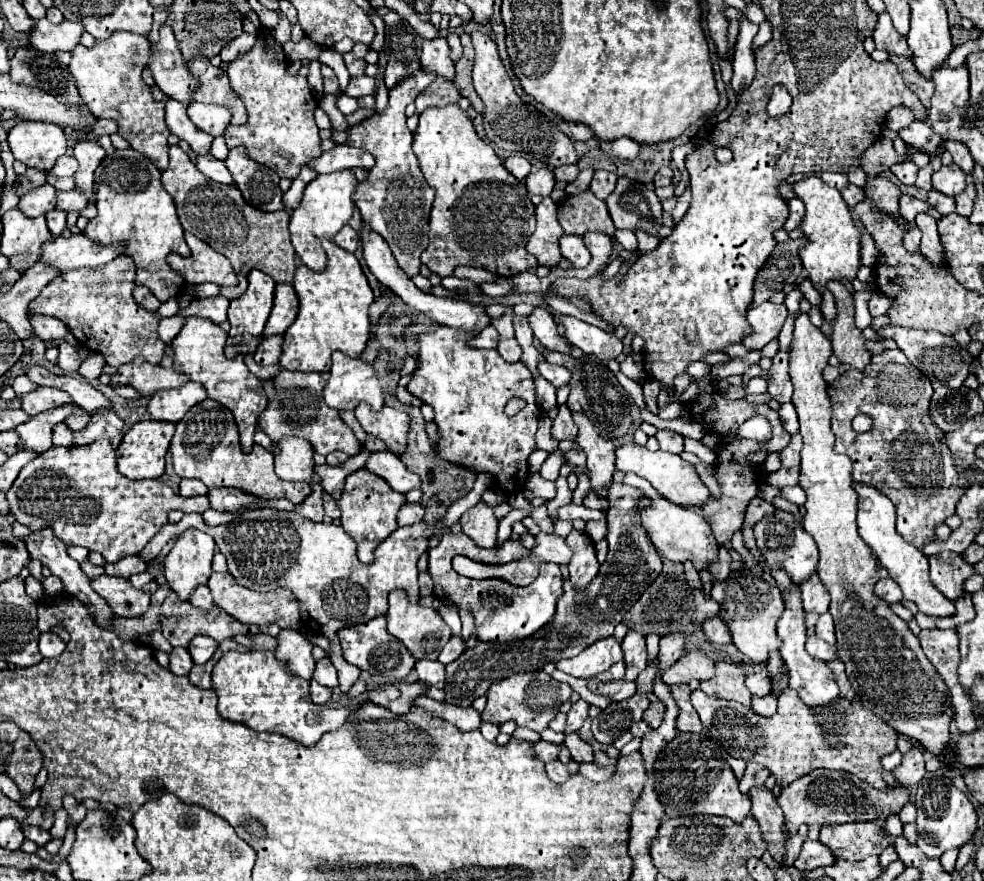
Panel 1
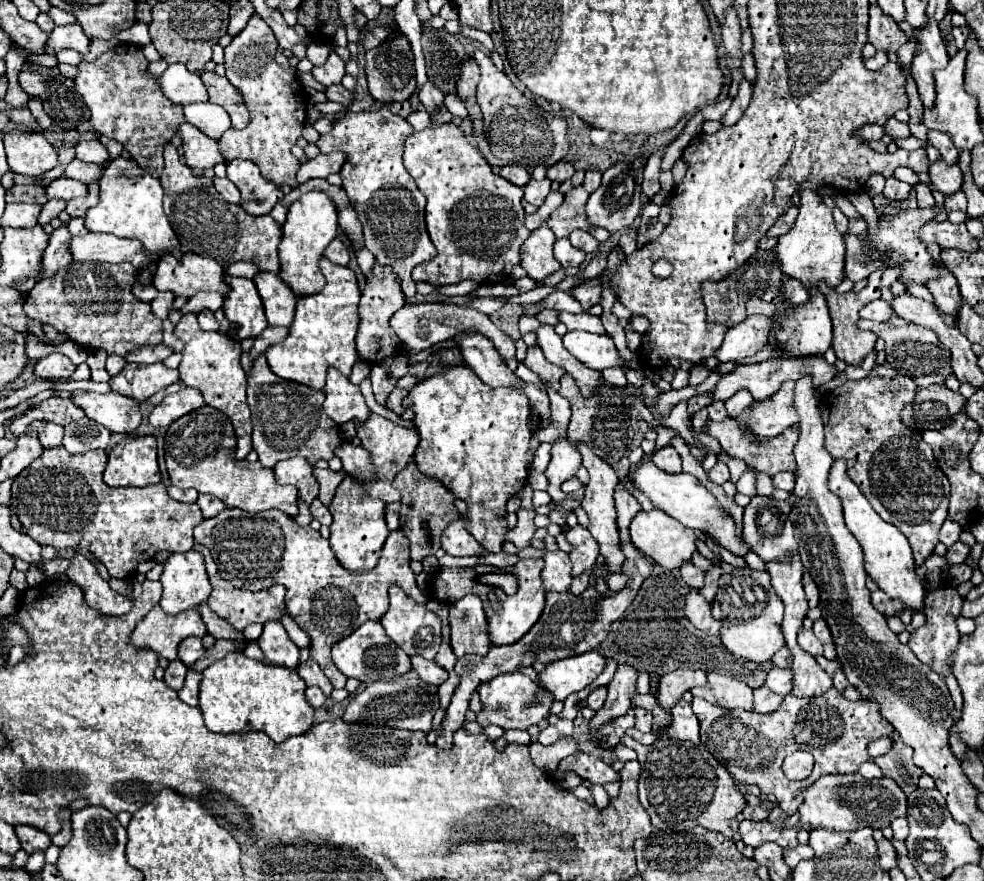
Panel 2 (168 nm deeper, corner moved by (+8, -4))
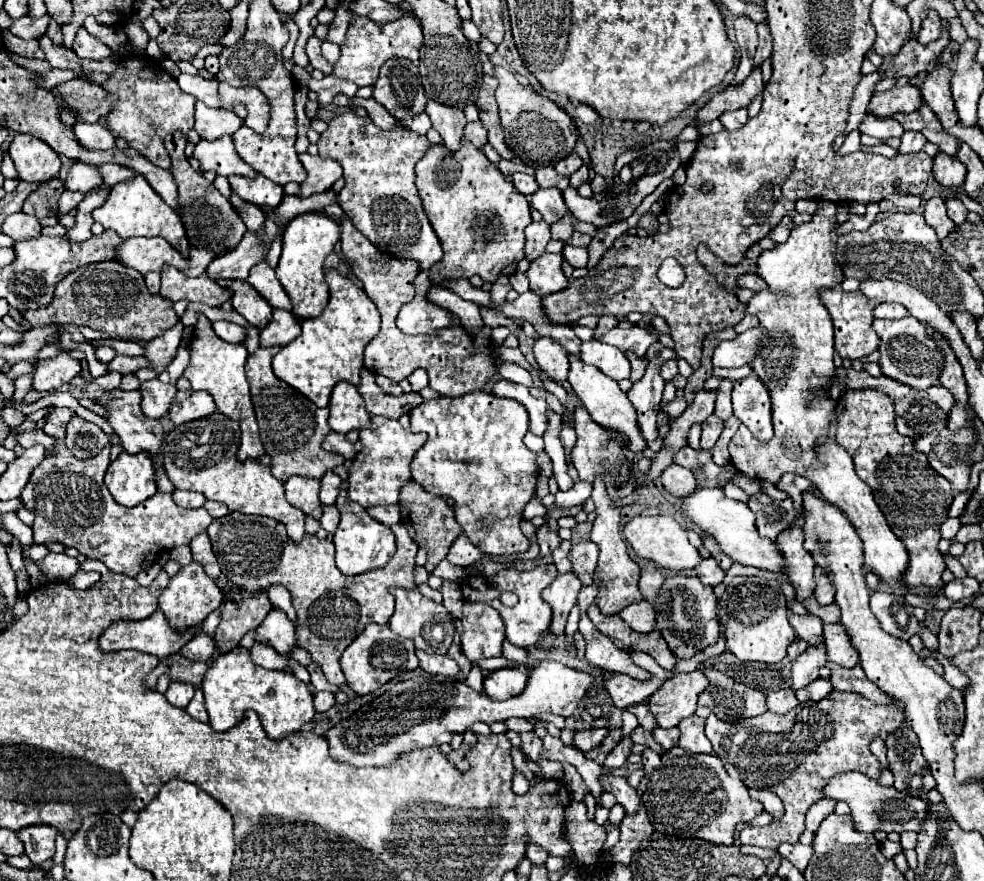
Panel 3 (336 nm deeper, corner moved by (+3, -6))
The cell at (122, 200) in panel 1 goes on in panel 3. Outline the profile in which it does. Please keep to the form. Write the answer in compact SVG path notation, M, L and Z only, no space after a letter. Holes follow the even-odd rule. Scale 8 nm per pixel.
M136 176L126 182L118 182L112 186L108 200L92 212L94 220L100 222L104 228L114 230L122 238L132 238L132 236L160 236L166 238L172 246L182 246L184 256L190 252L190 244L184 232L184 224L180 216L152 190L152 186L144 180L144 176Z

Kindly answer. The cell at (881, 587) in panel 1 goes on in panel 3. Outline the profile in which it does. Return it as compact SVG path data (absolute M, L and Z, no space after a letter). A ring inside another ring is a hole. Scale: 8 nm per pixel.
M874 592L870 598L870 608L884 632L904 642L908 642L910 636L920 634L920 624L912 614L912 606L908 606L902 596Z

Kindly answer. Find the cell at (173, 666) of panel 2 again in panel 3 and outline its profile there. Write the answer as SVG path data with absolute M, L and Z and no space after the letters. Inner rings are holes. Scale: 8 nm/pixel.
M172 682L168 692L166 692L166 698L172 706L176 708L186 708L194 696L196 688L192 684L182 684L182 682Z

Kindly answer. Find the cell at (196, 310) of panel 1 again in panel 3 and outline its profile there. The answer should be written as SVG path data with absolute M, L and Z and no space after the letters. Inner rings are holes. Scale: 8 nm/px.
M214 322L214 332L226 340L226 342L232 342L232 344L242 344L246 340L246 330L238 324L232 324L232 322Z

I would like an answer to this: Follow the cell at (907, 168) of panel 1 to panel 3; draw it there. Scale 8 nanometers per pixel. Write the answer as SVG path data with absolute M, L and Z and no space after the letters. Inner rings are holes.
M892 194L886 200L880 202L880 212L888 212L892 208L908 208L908 210L918 210L920 208L920 198L910 196L910 194Z

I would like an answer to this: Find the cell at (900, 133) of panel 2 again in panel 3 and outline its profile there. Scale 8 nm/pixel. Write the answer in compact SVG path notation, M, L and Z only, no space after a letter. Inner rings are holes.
M868 114L864 118L864 122L860 124L860 132L874 136L874 138L892 138L892 136L900 138L904 134L904 128L894 118L876 118L876 116Z

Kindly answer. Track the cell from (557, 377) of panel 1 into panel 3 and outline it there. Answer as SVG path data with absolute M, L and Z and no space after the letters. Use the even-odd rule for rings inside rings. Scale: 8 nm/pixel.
M552 336L538 338L534 344L534 354L540 364L540 370L544 370L554 380L566 380L568 352Z

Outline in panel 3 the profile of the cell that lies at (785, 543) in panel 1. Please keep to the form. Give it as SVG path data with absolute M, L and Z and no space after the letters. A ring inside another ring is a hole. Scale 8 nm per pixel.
M758 494L748 500L748 506L752 512L756 512L756 528L760 536L768 536L770 540L776 540L776 536L796 518L790 498L772 500L766 494Z

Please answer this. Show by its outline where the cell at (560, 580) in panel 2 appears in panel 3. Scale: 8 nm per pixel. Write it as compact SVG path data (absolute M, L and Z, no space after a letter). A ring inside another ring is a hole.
M574 572L568 574L560 574L544 592L542 598L552 606L552 624L550 624L550 632L554 636L562 636L564 628L566 628L566 620L568 614L572 610L572 606L576 604L578 592L580 592L582 584L580 580L574 576Z

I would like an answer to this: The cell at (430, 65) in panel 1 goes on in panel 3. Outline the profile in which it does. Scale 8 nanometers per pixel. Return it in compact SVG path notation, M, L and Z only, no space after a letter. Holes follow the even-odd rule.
M430 100L426 106L426 114L432 120L432 128L442 136L444 146L456 152L464 138L464 126L468 124L464 112L460 108L448 108Z

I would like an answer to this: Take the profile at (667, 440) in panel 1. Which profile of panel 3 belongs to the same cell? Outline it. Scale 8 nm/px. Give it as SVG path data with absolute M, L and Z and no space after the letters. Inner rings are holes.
M672 464L662 472L662 486L676 498L690 496L698 488L694 474L678 464Z

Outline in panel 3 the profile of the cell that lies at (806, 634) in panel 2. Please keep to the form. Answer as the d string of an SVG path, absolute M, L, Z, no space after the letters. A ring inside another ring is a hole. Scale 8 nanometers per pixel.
M790 614L788 620L790 620L790 626L796 630L798 638L806 640L812 646L818 646L822 642L822 620L818 616L814 616L814 614L804 614L804 616Z

